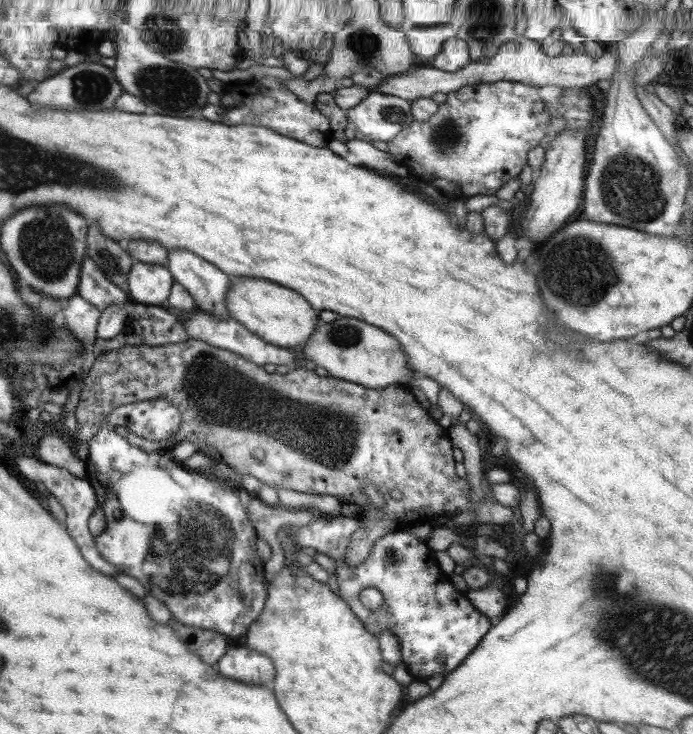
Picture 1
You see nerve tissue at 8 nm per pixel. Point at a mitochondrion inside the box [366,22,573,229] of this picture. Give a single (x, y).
(448, 134)

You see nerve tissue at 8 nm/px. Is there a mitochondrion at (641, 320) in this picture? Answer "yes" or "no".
no

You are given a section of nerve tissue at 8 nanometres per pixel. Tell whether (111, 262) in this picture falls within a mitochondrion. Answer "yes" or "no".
yes

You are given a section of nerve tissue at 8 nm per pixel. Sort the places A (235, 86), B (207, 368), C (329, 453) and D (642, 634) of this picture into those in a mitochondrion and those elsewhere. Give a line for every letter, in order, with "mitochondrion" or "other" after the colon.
A: other
B: mitochondrion
C: mitochondrion
D: mitochondrion

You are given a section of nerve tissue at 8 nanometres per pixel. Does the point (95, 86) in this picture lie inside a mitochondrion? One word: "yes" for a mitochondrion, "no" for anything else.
yes

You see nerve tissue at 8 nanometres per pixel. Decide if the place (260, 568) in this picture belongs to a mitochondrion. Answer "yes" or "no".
no

